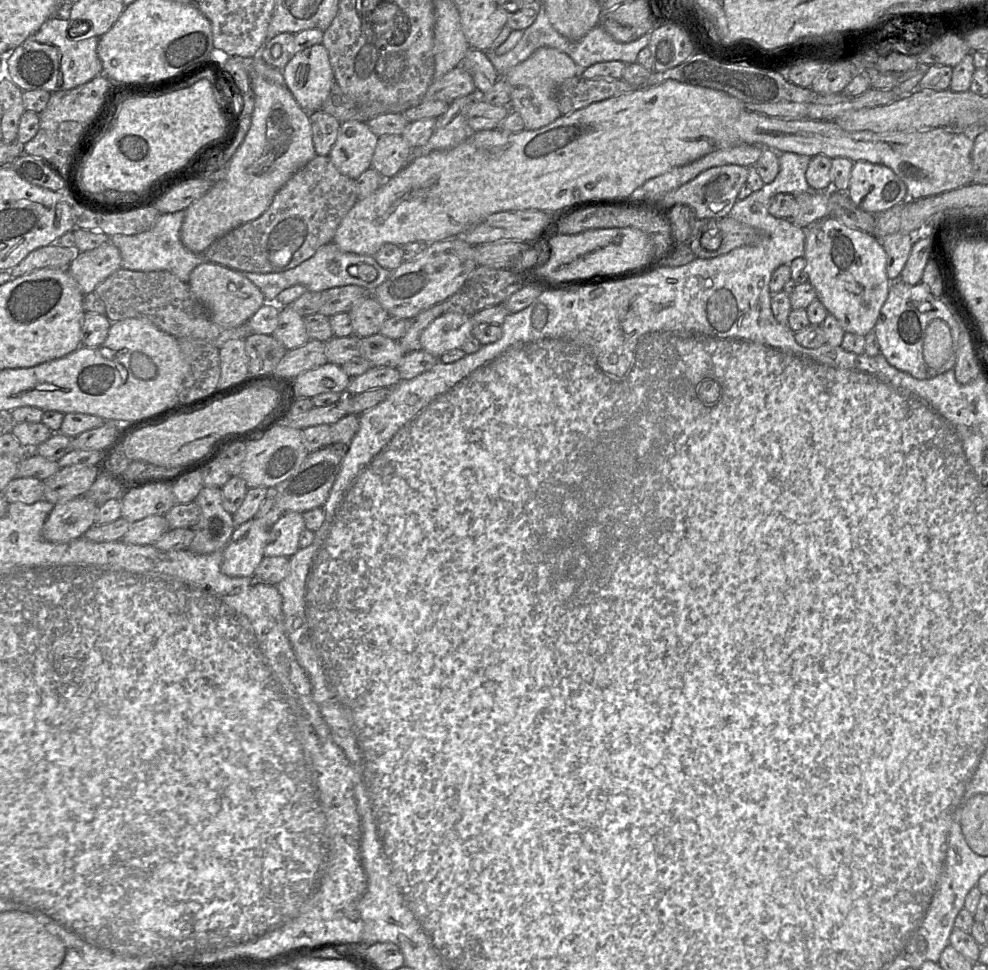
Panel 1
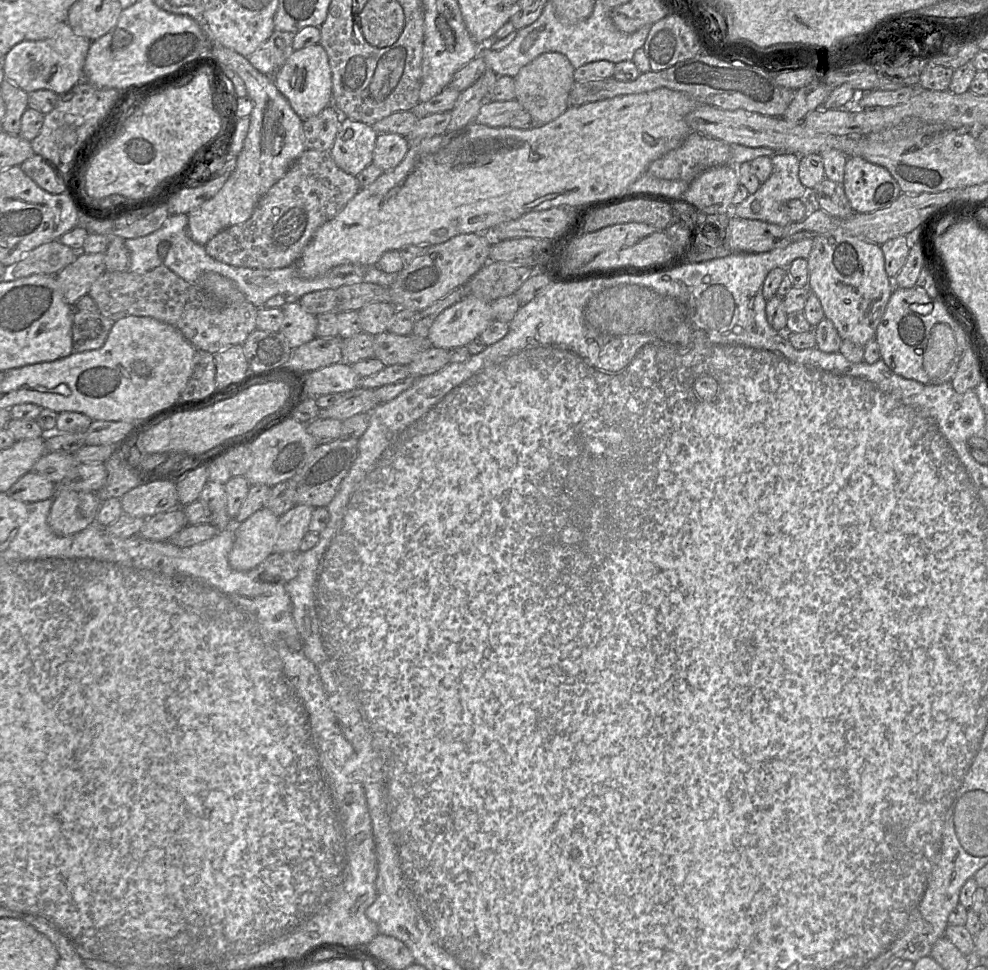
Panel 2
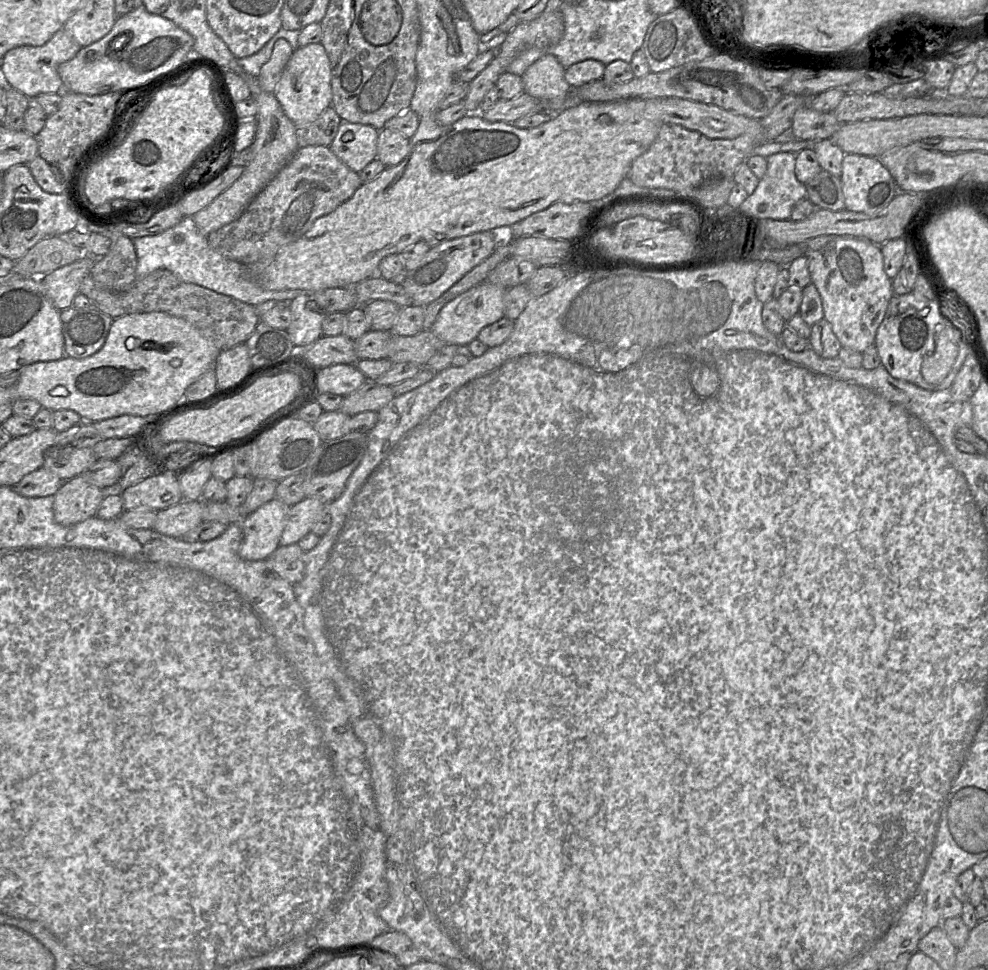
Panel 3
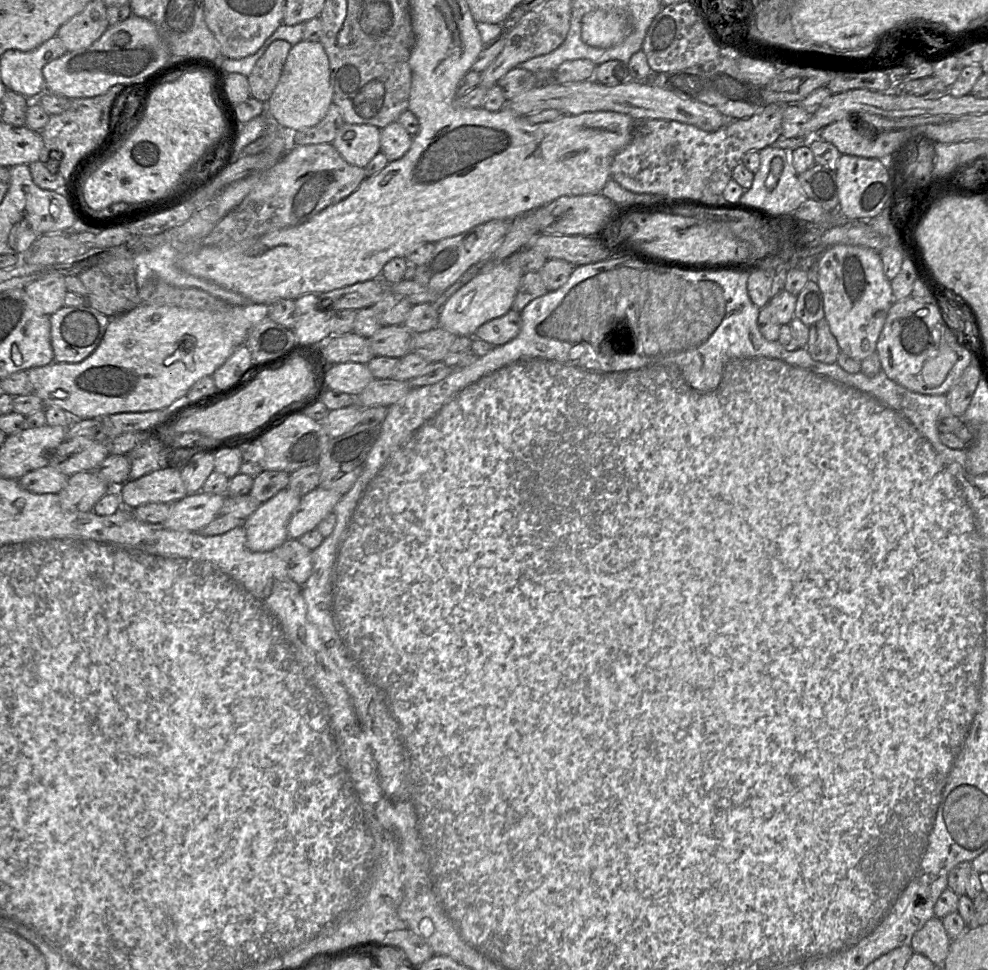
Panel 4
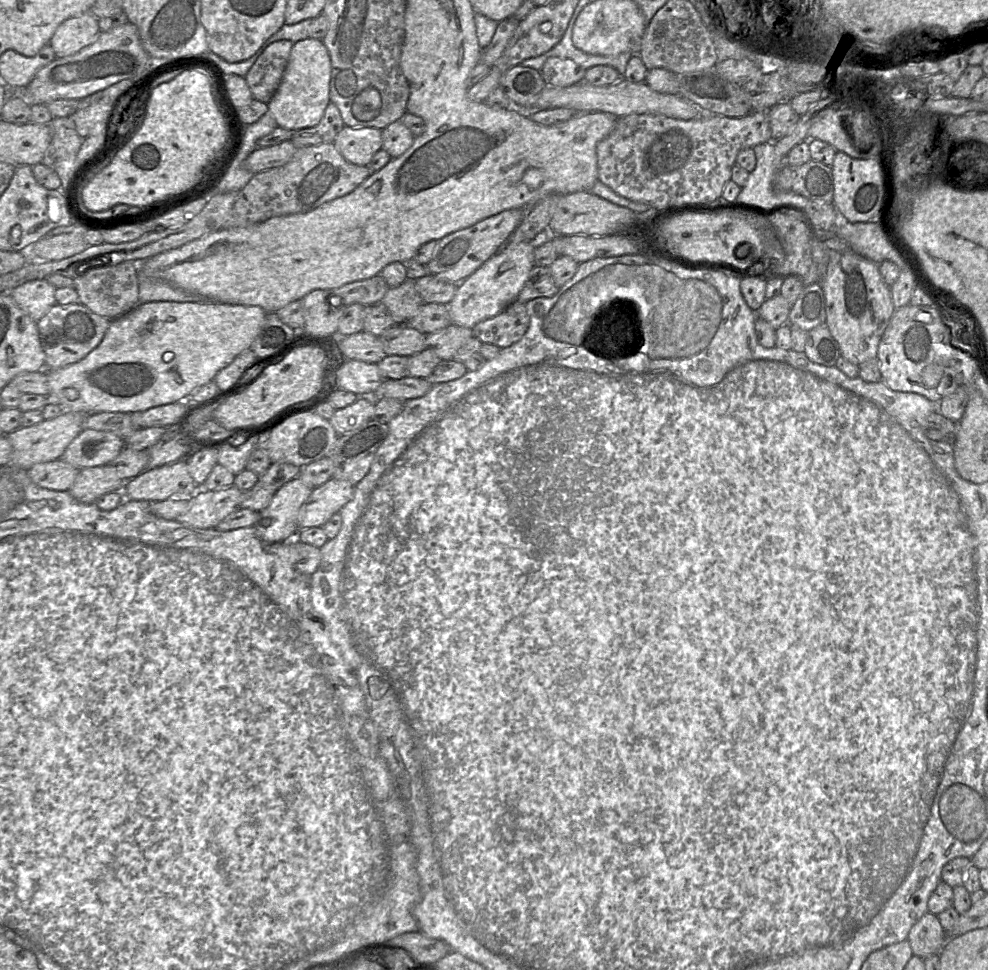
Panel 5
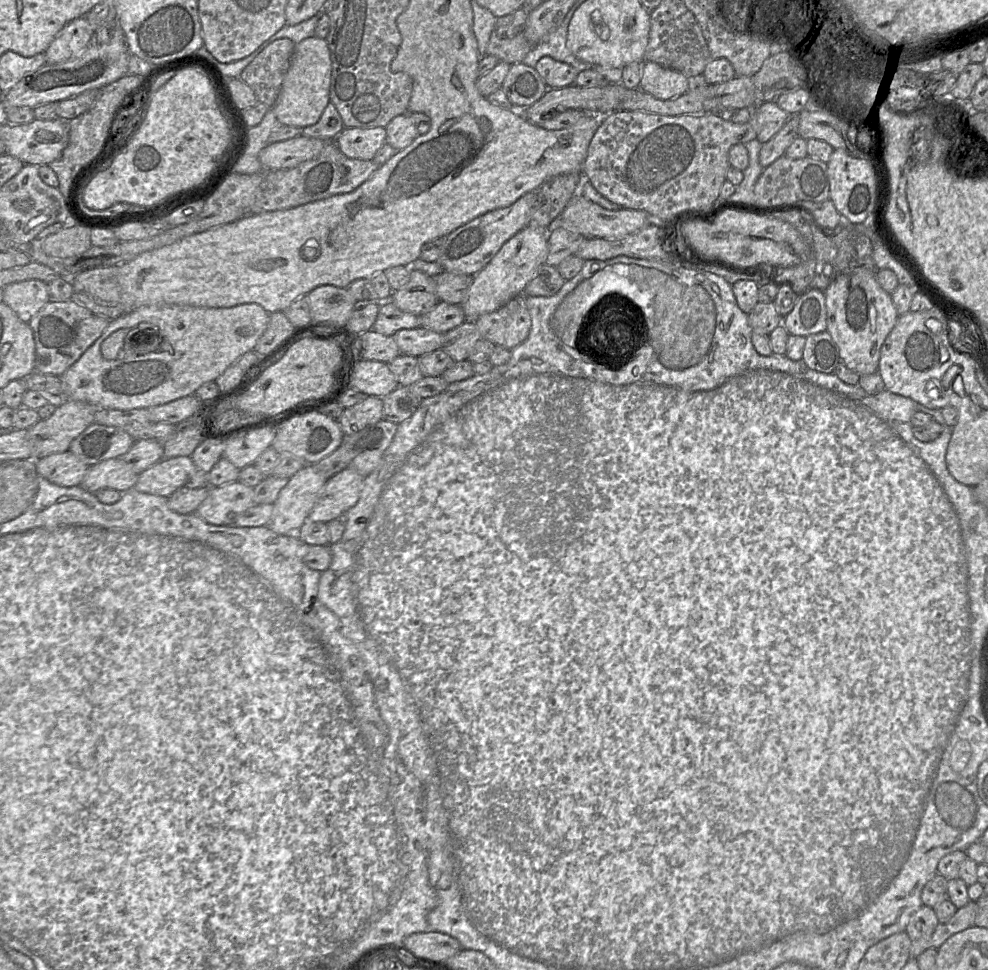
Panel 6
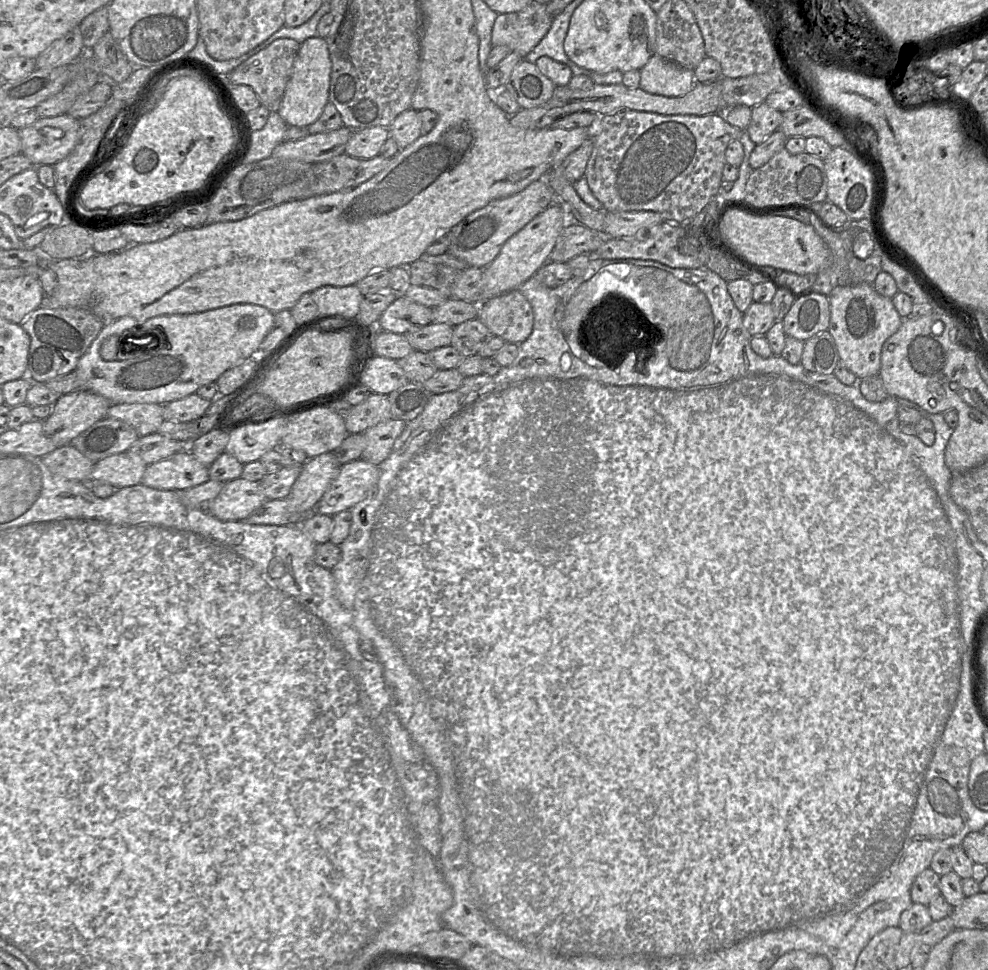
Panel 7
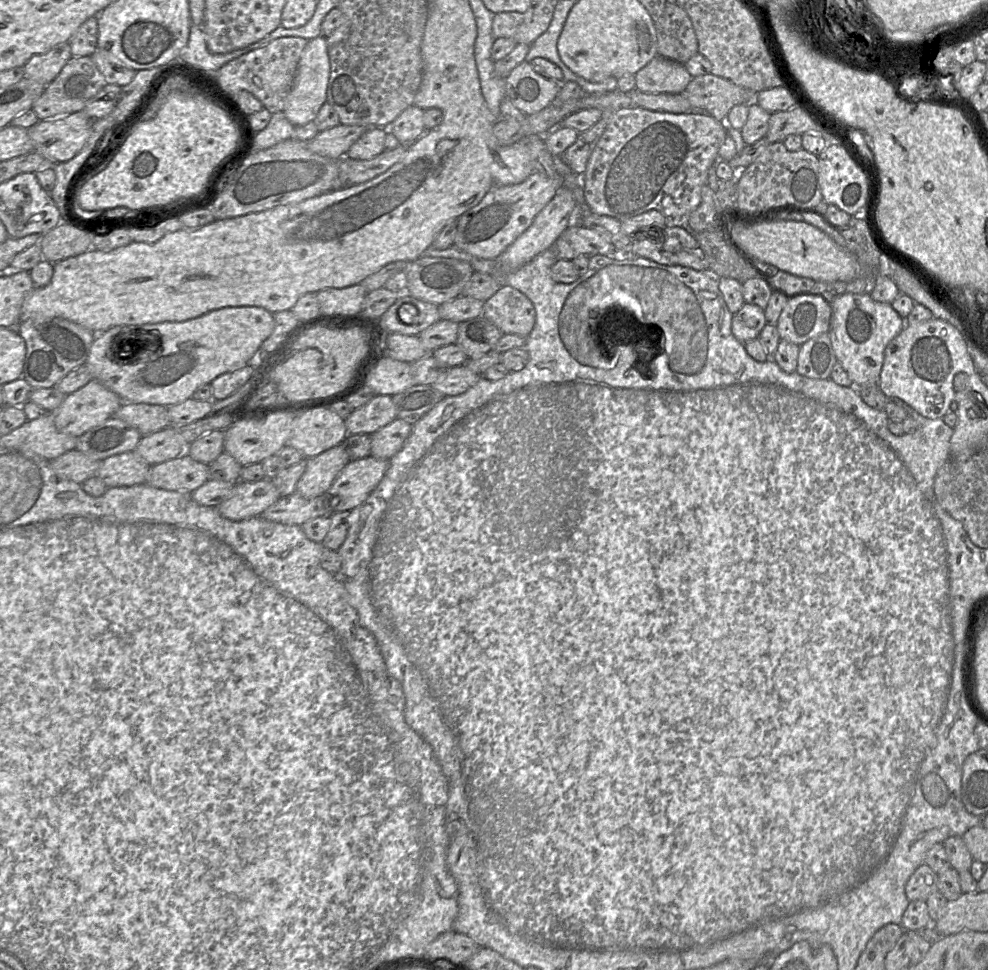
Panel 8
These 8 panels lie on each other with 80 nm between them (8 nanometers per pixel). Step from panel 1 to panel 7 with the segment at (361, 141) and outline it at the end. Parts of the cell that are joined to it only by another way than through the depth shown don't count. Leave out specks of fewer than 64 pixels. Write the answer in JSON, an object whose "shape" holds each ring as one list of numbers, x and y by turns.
{"shape":[[370,127,353,131,345,154,357,159,370,159,380,154,385,141,390,137,389,127]]}

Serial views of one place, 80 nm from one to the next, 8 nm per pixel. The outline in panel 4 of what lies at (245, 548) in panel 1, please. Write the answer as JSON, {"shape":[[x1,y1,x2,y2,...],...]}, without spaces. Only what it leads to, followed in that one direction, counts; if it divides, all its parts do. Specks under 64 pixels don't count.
{"shape":[[289,488,283,489,268,501,262,503,247,517,242,527,246,532,246,546,248,549,253,552,270,552,288,540,288,524,301,498,301,496]]}

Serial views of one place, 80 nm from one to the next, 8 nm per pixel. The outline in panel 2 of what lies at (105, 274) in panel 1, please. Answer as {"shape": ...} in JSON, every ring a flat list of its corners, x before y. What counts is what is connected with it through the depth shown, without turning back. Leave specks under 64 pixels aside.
{"shape":[[80,254,77,259,55,276,64,300,71,306,89,290,95,280,106,271,105,254]]}

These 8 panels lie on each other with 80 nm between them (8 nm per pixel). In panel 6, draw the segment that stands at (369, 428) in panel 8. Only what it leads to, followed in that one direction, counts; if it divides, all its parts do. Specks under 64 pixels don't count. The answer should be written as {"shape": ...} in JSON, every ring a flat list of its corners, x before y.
{"shape":[[366,396,357,404,344,408,337,419,345,436,351,436,368,425,383,419,383,401,380,397]]}

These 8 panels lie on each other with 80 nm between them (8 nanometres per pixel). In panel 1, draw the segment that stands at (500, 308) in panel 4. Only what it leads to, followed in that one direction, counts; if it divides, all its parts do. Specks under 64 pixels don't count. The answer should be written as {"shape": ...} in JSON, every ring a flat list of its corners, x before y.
{"shape":[[445,312,436,317,421,333,421,349,436,357,463,346,475,327,473,317]]}

